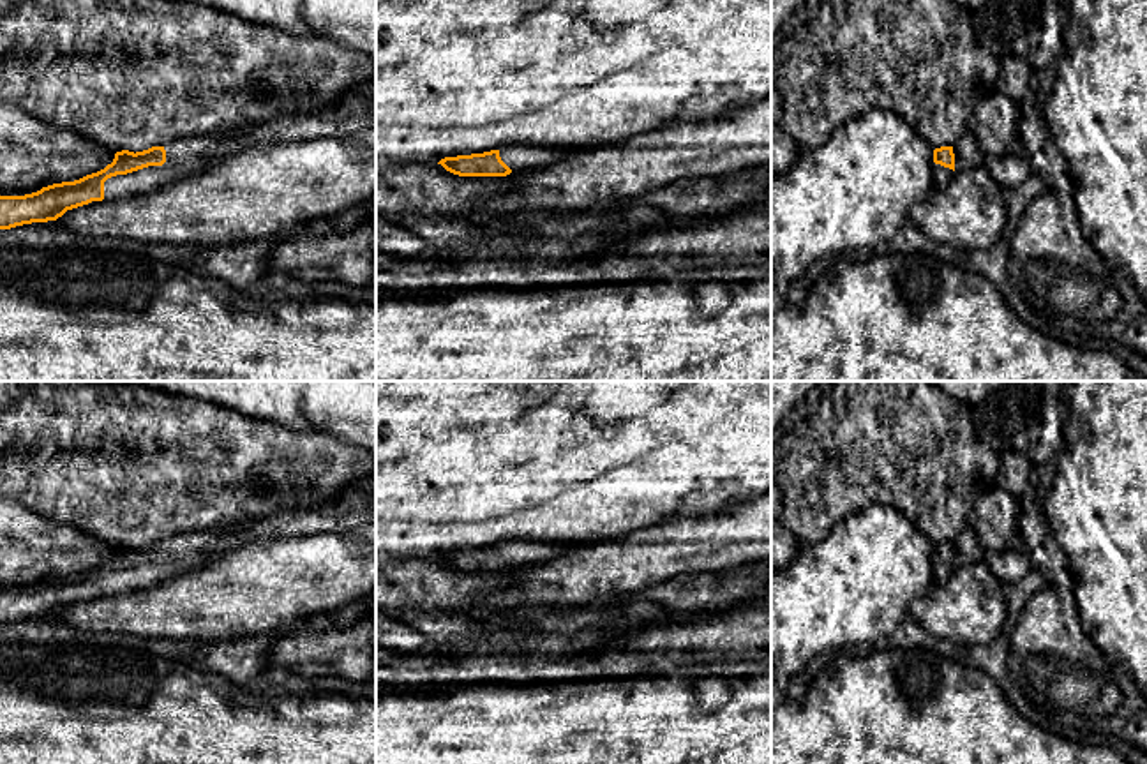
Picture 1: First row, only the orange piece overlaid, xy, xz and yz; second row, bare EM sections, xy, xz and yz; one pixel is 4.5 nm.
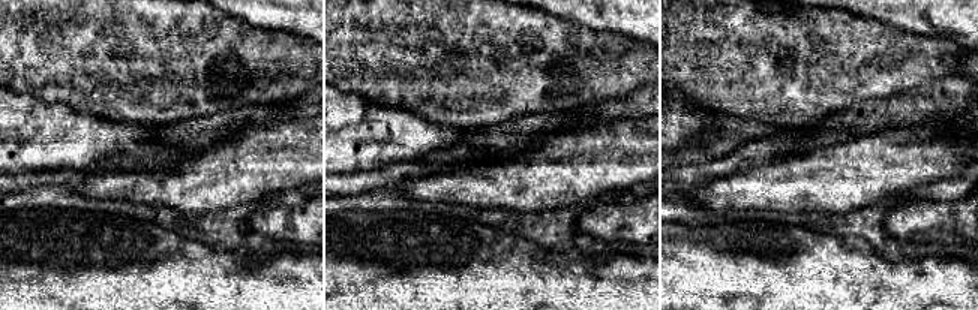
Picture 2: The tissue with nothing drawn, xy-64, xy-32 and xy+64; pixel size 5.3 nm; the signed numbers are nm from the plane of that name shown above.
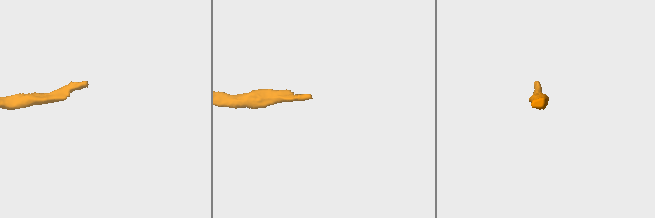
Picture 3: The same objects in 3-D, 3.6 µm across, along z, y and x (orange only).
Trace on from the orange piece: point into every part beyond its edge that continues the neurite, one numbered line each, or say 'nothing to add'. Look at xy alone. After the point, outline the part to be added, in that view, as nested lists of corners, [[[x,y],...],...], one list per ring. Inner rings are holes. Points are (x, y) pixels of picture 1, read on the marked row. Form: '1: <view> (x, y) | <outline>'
1: xy (184, 157) | [[[226,132],[206,136],[205,139],[176,139],[164,146],[166,162],[148,166],[127,175],[116,175],[104,182],[104,199],[127,198],[134,194],[154,192],[162,185],[180,178],[201,173],[214,161],[231,154],[238,145],[236,138]]]

